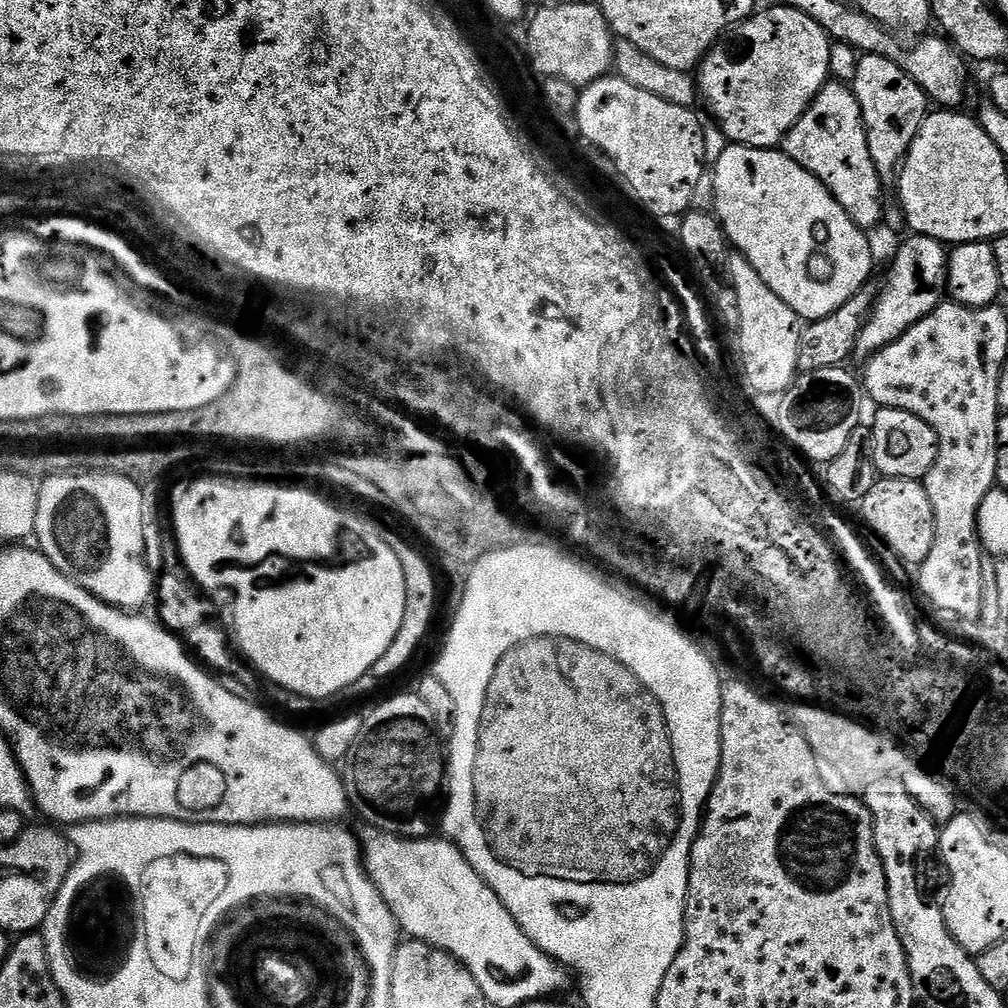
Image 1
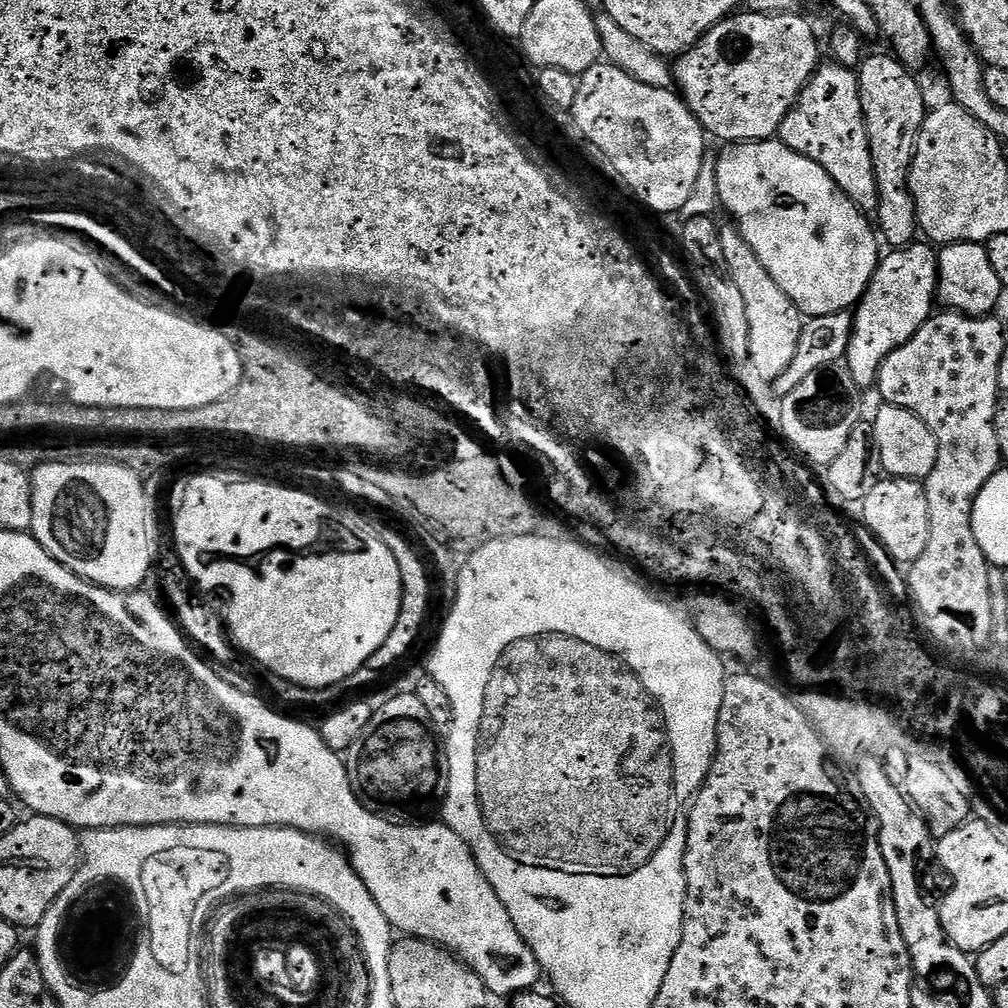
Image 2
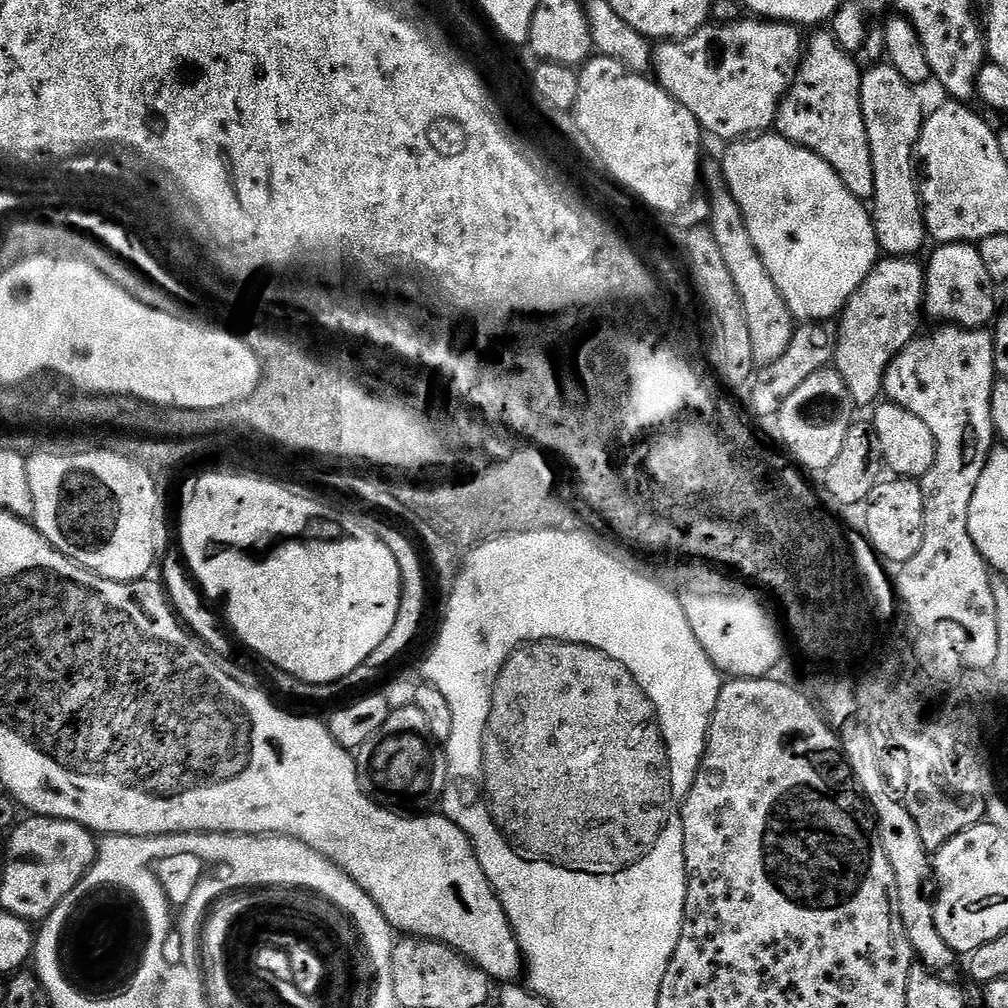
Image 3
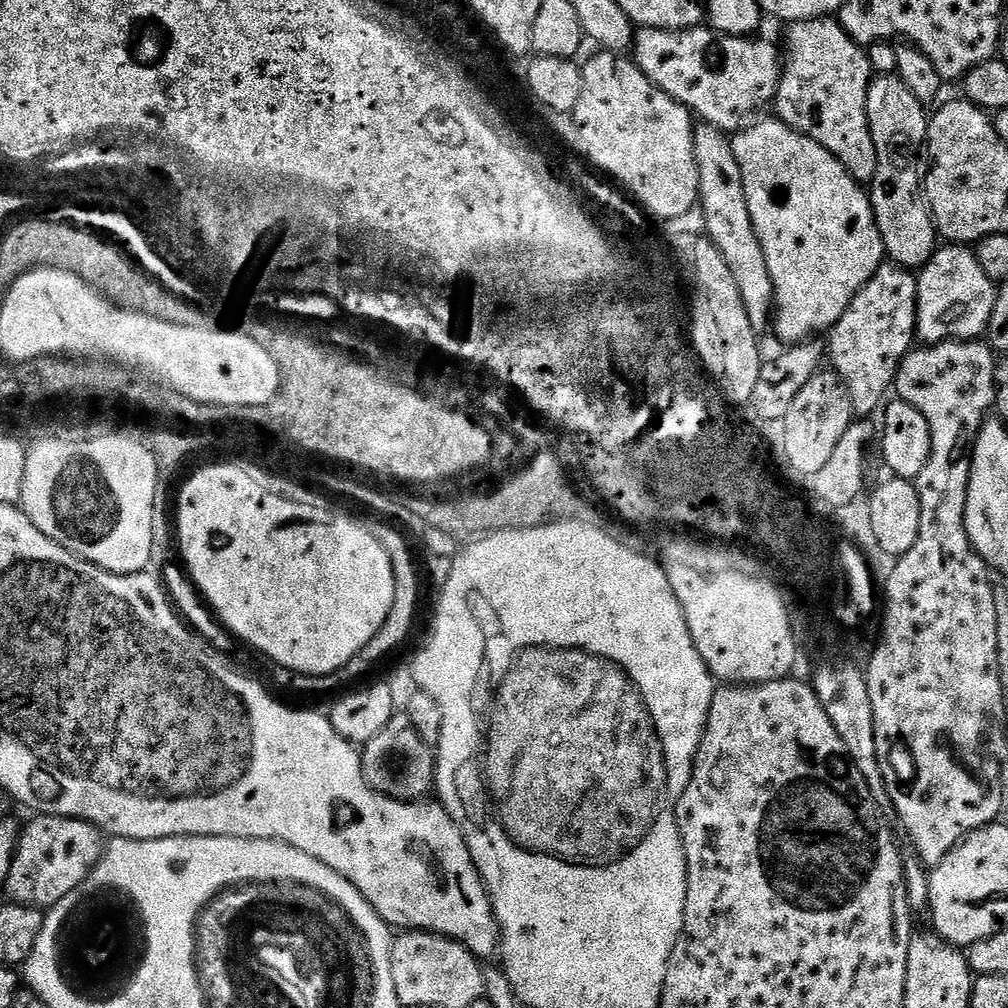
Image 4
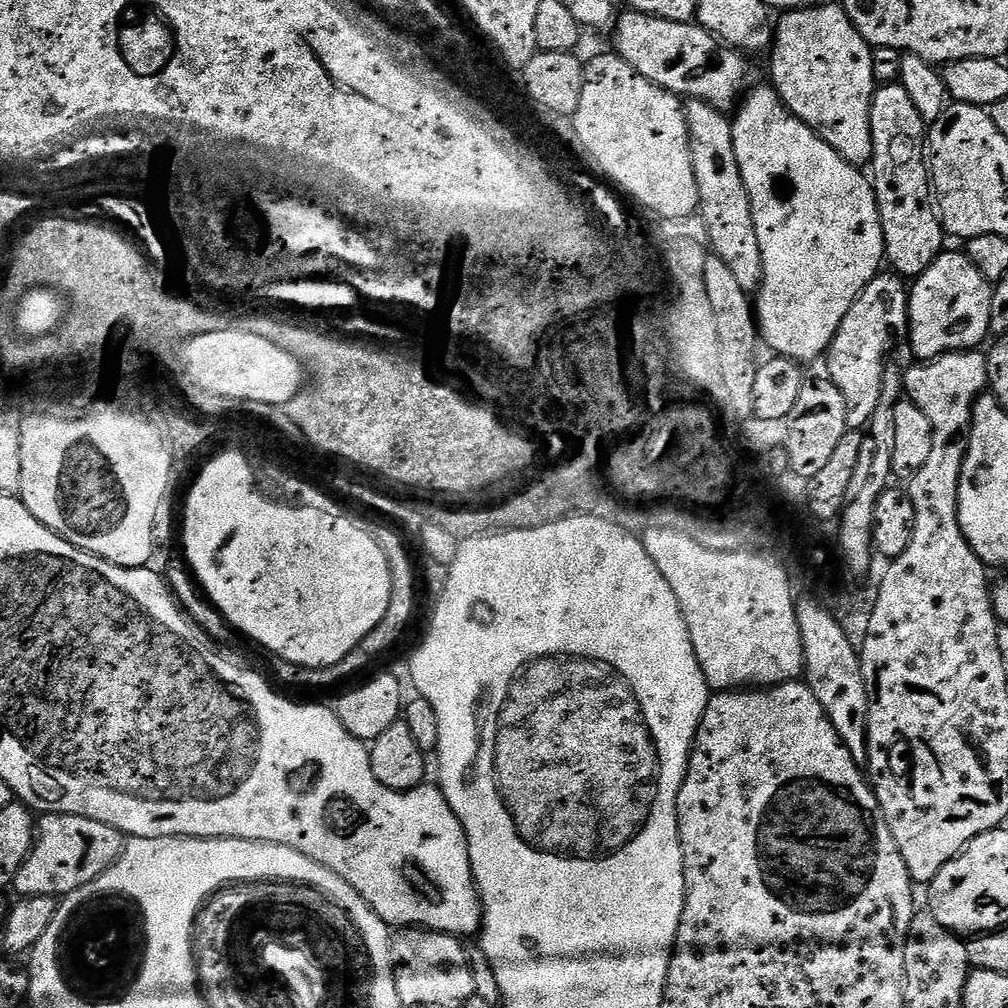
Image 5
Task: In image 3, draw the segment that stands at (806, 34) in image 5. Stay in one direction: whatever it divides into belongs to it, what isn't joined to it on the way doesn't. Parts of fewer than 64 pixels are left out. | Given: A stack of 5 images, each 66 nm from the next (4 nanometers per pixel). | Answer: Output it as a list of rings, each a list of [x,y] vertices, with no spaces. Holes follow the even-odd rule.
[[[816,30],[806,40],[806,51],[800,59],[800,68],[796,71],[788,93],[780,101],[776,115],[775,131],[790,142],[818,154],[836,171],[838,178],[859,200],[871,201],[874,194],[874,162],[870,154],[870,142],[866,138],[866,122],[862,118],[862,68],[856,65],[857,57],[842,50],[842,46],[832,36],[831,31]]]

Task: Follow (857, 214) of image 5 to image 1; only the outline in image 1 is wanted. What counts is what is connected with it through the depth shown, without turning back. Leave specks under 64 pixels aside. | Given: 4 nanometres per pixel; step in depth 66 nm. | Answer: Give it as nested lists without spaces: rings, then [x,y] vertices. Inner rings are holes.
[[[729,143],[711,165],[710,175],[714,215],[724,227],[727,243],[729,245],[732,243],[731,247],[748,259],[750,266],[754,266],[754,270],[758,270],[758,278],[762,278],[762,282],[766,282],[766,286],[770,286],[770,290],[774,290],[774,294],[778,294],[778,298],[782,298],[782,302],[786,302],[786,306],[790,306],[790,310],[794,310],[800,315],[801,321],[821,320],[826,318],[826,314],[834,314],[834,310],[838,310],[838,306],[850,302],[850,298],[854,298],[854,294],[858,294],[861,286],[869,283],[871,276],[868,275],[872,272],[872,244],[868,241],[869,233],[858,227],[854,220],[846,214],[846,210],[842,210],[842,206],[838,206],[838,202],[830,194],[830,190],[826,190],[822,181],[814,178],[814,174],[810,174],[810,170],[798,166],[798,162],[794,162],[794,158],[790,158],[783,150],[751,148],[745,144]]]

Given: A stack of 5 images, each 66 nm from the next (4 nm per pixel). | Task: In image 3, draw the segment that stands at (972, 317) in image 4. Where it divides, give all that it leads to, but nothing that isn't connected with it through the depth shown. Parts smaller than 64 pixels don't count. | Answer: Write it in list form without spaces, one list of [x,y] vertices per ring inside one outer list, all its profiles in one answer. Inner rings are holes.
[[[975,243],[941,244],[926,260],[924,274],[924,312],[932,322],[944,326],[962,328],[984,328],[993,323],[998,312],[996,304],[997,285],[986,274],[986,265],[980,257],[980,249]]]

